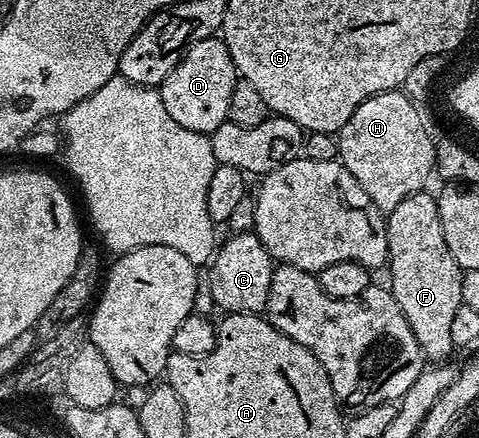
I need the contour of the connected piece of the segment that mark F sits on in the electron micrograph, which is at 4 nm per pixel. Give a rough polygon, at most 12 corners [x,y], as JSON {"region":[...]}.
{"region":[[434,193],[387,220],[389,289],[424,359],[456,349],[463,271]]}

